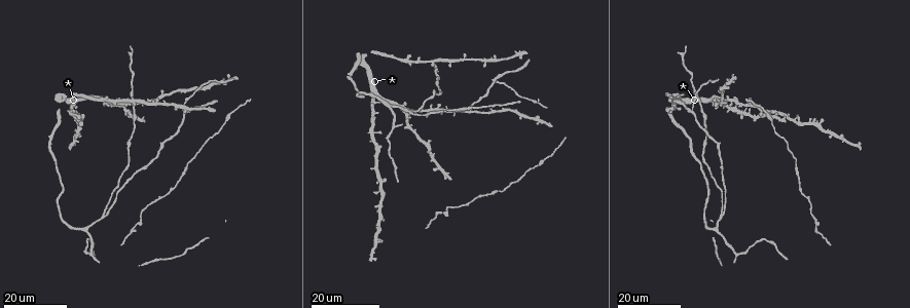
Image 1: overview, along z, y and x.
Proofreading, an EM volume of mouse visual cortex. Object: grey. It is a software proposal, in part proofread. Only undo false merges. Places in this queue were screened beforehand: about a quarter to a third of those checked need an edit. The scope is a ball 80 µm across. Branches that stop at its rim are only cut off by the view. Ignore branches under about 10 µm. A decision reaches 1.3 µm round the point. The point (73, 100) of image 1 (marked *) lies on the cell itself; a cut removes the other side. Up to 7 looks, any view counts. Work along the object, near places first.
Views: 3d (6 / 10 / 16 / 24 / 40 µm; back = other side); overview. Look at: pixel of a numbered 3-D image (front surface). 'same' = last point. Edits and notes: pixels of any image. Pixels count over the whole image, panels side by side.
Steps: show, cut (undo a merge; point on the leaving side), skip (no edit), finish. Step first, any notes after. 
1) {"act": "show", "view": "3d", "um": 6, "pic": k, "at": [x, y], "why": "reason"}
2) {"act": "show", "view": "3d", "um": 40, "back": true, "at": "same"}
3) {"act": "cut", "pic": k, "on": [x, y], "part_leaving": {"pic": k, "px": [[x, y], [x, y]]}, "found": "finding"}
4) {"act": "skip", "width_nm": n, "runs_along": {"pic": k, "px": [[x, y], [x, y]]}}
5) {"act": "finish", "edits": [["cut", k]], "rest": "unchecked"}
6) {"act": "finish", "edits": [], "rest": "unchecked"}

{"act": "show", "view": "3d", "um": 24, "pic": 1, "at": [405, 114], "why": "small branch off a trunk"}

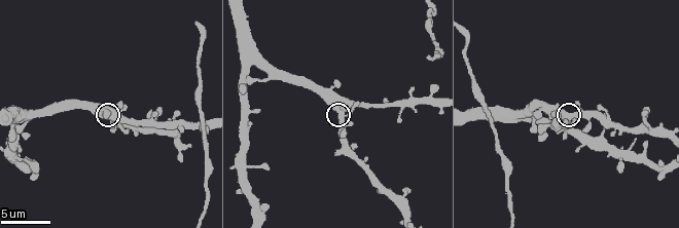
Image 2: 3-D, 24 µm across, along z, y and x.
{"act": "show", "view": "3d", "um": 6, "pic": 2, "at": [570, 116]}

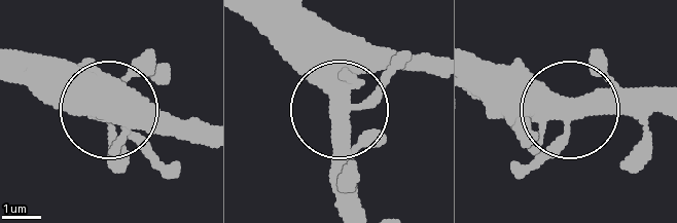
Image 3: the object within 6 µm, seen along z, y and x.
{"act": "skip", "side_arm_um": 27, "runs_along": {"pic": 3, "px": [[243, 11], [339, 109], [342, 203]]}, "found": "one cell here"}

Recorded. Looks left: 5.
{"act": "show", "view": "3d", "um": 16, "pic": 1, "at": [492, 78]}

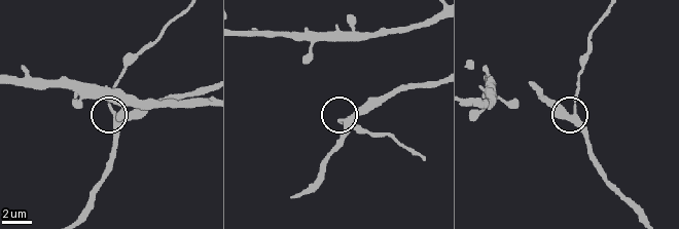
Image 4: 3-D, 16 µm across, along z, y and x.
{"act": "show", "view": "3d", "um": 6, "pic": 4, "at": [574, 116]}

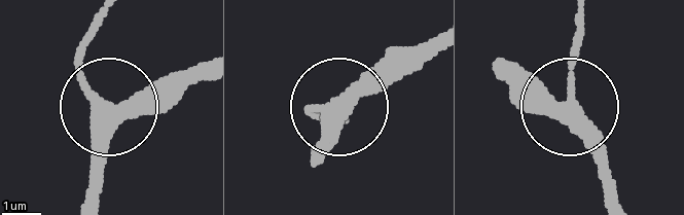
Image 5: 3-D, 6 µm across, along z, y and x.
{"act": "skip", "arms": 3, "runs_along": {"pic": 5, "px": [[318, 159], [327, 120], [420, 44]]}, "found": "all the same cell"}

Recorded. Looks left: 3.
{"act": "show", "view": "3d", "um": 16, "pic": 1, "at": [541, 165], "why": "calibre changes"}

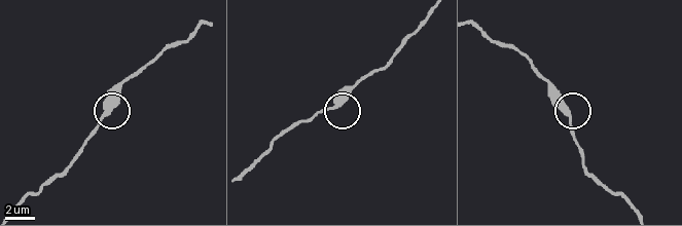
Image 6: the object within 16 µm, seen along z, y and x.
{"act": "show", "view": "3d", "um": 10, "pic": 6, "at": [565, 112], "why": "zoom in"}

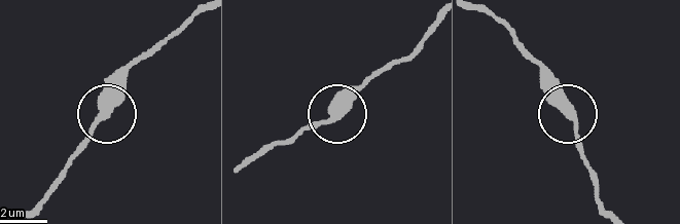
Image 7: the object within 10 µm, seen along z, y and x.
{"act": "skip", "width_nm": 350, "found": "all the same cell"}

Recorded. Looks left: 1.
{"act": "finish", "edits": [], "rest": "unchecked"}

